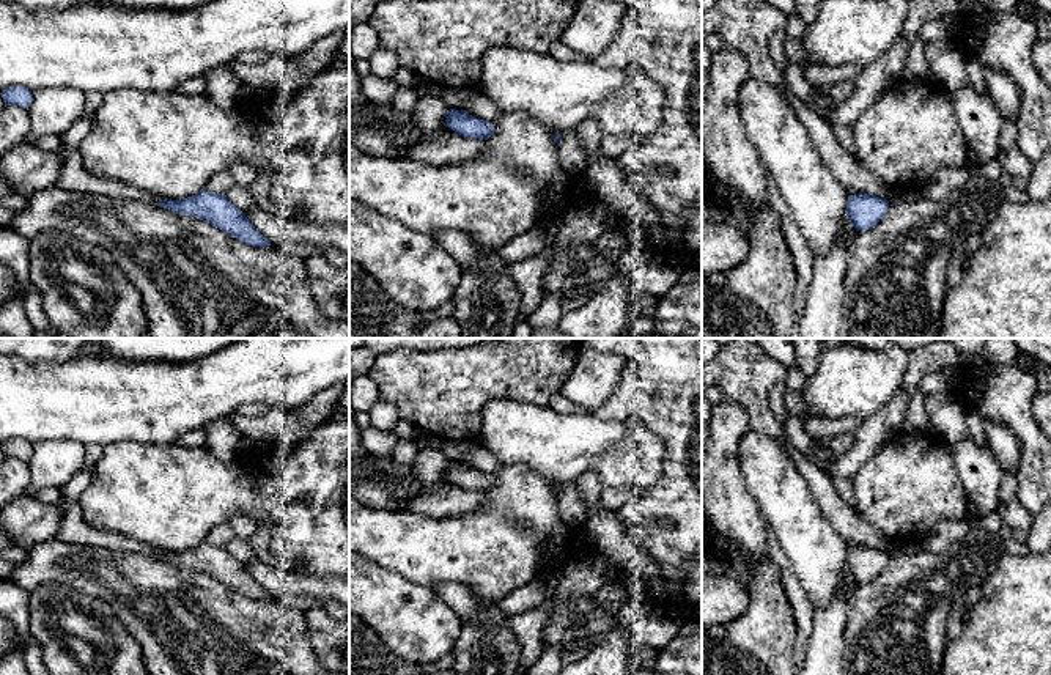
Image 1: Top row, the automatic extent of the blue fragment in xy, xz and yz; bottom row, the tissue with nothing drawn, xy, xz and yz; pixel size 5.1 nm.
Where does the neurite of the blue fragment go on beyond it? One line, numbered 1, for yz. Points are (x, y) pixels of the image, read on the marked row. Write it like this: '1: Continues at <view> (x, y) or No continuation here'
1: No continuation here

